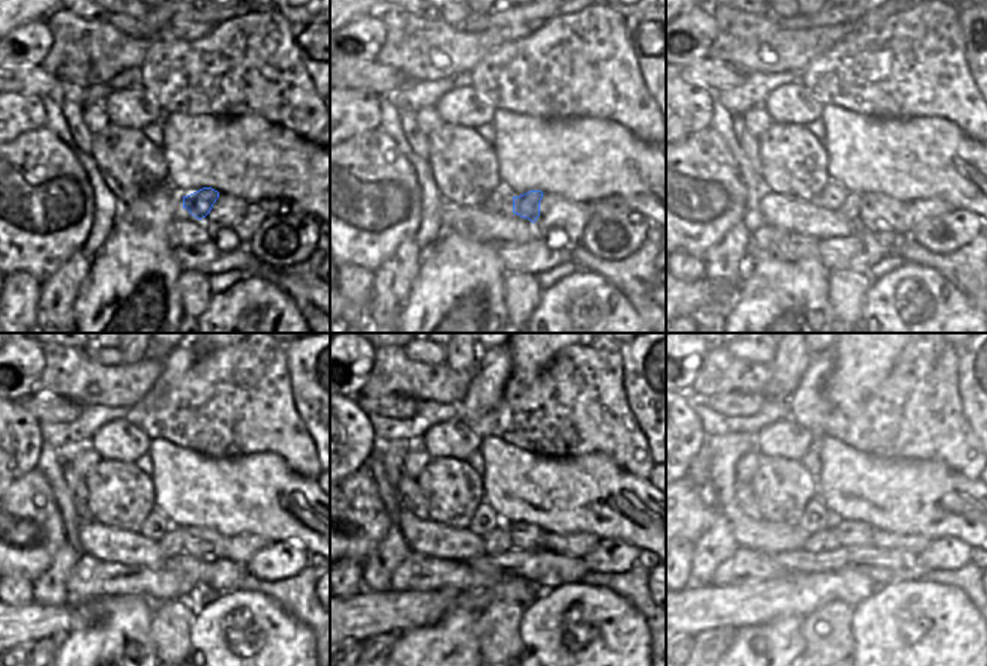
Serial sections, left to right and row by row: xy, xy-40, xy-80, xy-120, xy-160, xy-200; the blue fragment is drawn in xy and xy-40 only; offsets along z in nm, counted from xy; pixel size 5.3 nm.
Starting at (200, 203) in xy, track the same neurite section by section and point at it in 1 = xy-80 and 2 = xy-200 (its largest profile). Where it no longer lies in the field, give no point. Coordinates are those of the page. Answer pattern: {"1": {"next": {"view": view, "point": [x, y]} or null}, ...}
{"1": {"next": {"view": "xy-80", "point": [849, 209]}}, "2": {"next": {"view": "xy-200", "point": [825, 540]}}}

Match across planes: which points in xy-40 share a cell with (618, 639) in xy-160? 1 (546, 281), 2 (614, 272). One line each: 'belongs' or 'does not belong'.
1: does not belong
2: does not belong

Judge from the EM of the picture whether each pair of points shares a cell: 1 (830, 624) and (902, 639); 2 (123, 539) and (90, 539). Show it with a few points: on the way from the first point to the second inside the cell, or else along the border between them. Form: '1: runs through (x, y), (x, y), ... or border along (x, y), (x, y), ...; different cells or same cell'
1: border along (851, 608), (851, 635), (855, 650); different cells
2: runs through (116, 539), (98, 539); same cell

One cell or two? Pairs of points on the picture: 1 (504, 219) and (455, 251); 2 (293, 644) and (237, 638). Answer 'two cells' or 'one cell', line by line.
1: two cells
2: one cell

